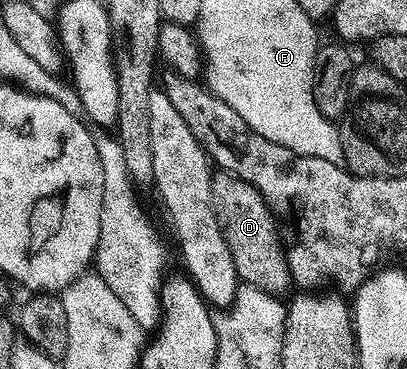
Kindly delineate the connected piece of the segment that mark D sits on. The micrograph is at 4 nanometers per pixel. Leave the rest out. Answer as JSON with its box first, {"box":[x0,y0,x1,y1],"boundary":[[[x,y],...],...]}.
{"box":[210,172,292,296],"boundary":[[[225,172],[215,173],[210,180],[210,192],[211,204],[214,206],[215,218],[218,221],[219,228],[222,230],[223,238],[227,242],[228,251],[230,251],[231,253],[232,262],[235,265],[235,272],[237,274],[237,277],[241,279],[241,281],[247,286],[255,286],[256,288],[260,288],[264,292],[268,292],[269,294],[275,296],[285,295],[285,290],[288,288],[291,289],[292,279],[290,276],[290,264],[288,261],[288,254],[287,251],[284,249],[284,246],[282,250],[282,238],[280,235],[278,235],[277,224],[274,223],[274,217],[276,217],[275,211],[271,209],[266,199],[262,197],[262,194],[256,187],[254,187],[252,184],[248,184],[244,180],[240,180],[238,177],[236,177],[235,174],[228,174]]]}

